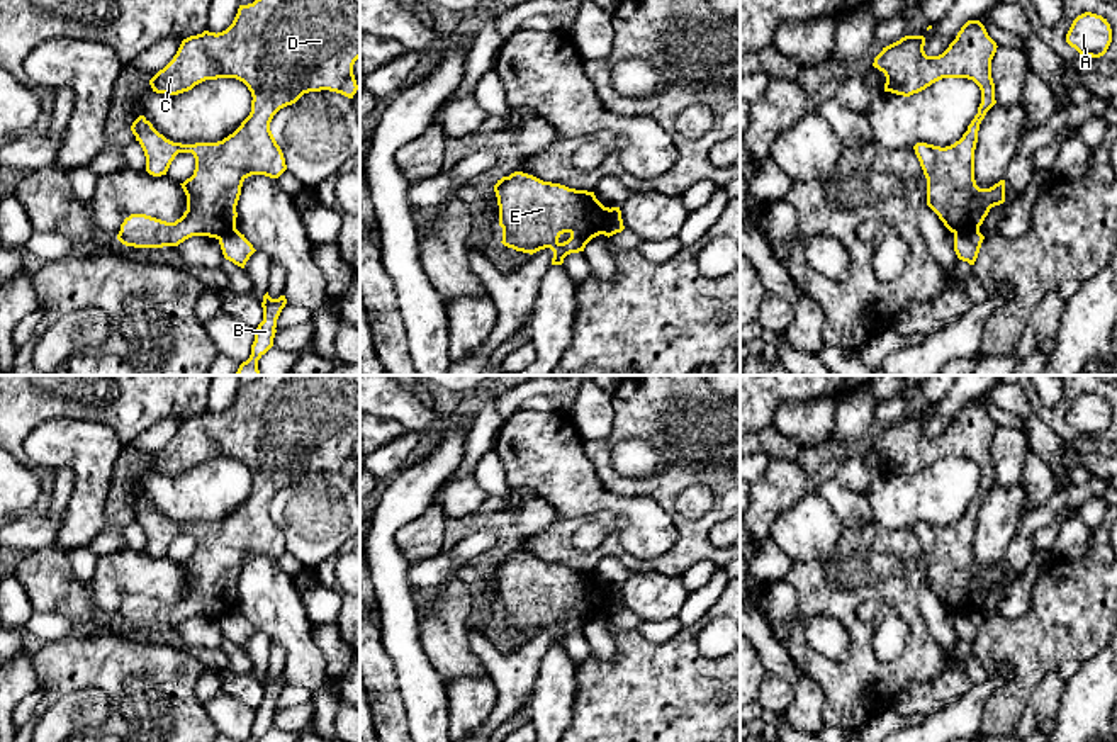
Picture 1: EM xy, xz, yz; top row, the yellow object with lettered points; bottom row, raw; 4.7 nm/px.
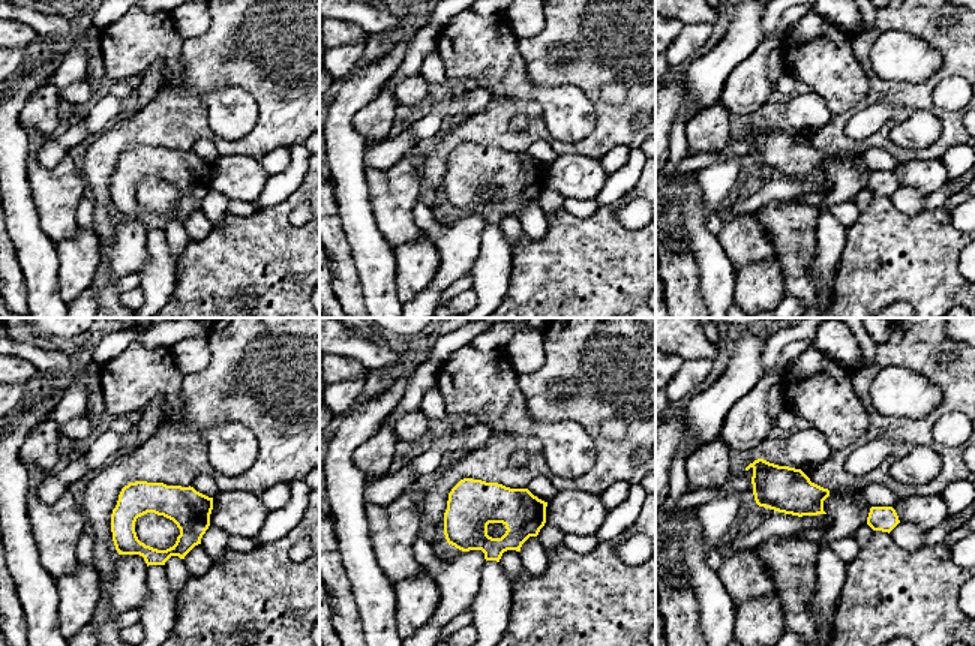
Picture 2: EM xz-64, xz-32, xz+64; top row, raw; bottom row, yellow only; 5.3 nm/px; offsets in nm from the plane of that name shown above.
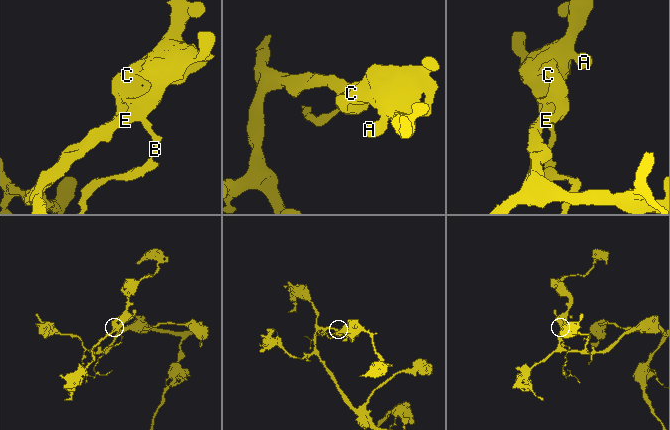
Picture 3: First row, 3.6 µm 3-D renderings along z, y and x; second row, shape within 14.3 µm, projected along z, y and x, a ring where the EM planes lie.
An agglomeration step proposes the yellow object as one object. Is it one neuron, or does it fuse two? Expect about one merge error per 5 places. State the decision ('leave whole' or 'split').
split

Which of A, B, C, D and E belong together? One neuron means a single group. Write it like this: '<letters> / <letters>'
A C D E / B

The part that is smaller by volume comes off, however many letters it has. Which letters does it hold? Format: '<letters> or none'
B

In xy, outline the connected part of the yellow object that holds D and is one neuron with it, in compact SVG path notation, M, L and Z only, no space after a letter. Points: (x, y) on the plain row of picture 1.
M261 375L253 384L239 385L226 411L204 411L183 419L173 440L149 460L153 472L178 475L205 460L236 458L251 472L251 492L222 521L195 525L166 520L139 496L131 511L144 531L149 555L166 555L178 533L192 533L195 550L180 564L187 576L187 591L180 599L166 603L131 594L121 604L117 620L134 628L163 628L178 627L192 616L219 620L234 611L243 562L251 555L278 559L287 550L283 533L270 511L273 496L309 472L329 470L353 479L358 470L353 445L358 438L360 375Z

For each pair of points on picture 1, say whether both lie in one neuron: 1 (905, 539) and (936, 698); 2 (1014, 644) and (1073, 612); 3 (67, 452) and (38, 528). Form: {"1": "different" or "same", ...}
{"1": "different", "2": "same", "3": "different"}

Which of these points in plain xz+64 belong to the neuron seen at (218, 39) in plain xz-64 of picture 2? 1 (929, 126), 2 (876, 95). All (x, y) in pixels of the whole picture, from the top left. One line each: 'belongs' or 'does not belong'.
1: does not belong
2: belongs

